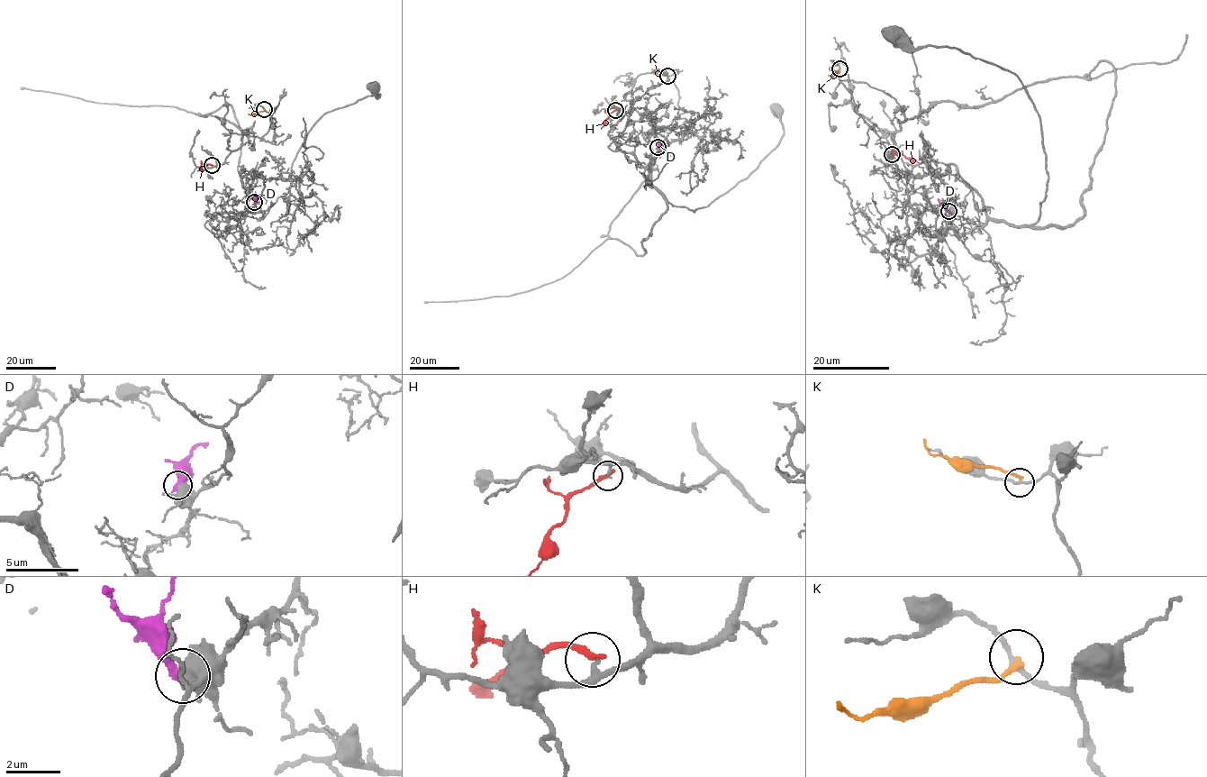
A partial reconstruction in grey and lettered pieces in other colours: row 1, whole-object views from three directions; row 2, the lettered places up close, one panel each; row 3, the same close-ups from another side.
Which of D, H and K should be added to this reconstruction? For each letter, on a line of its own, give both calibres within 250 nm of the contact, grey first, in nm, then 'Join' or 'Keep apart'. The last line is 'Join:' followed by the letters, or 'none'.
D: Thickness 550 nm (grey) against 440 nm. Keep apart
H: Thickness 150 nm (grey) against 280 nm. Keep apart
K: Thickness 170 nm (grey) against 200 nm. Keep apart
Join: none

